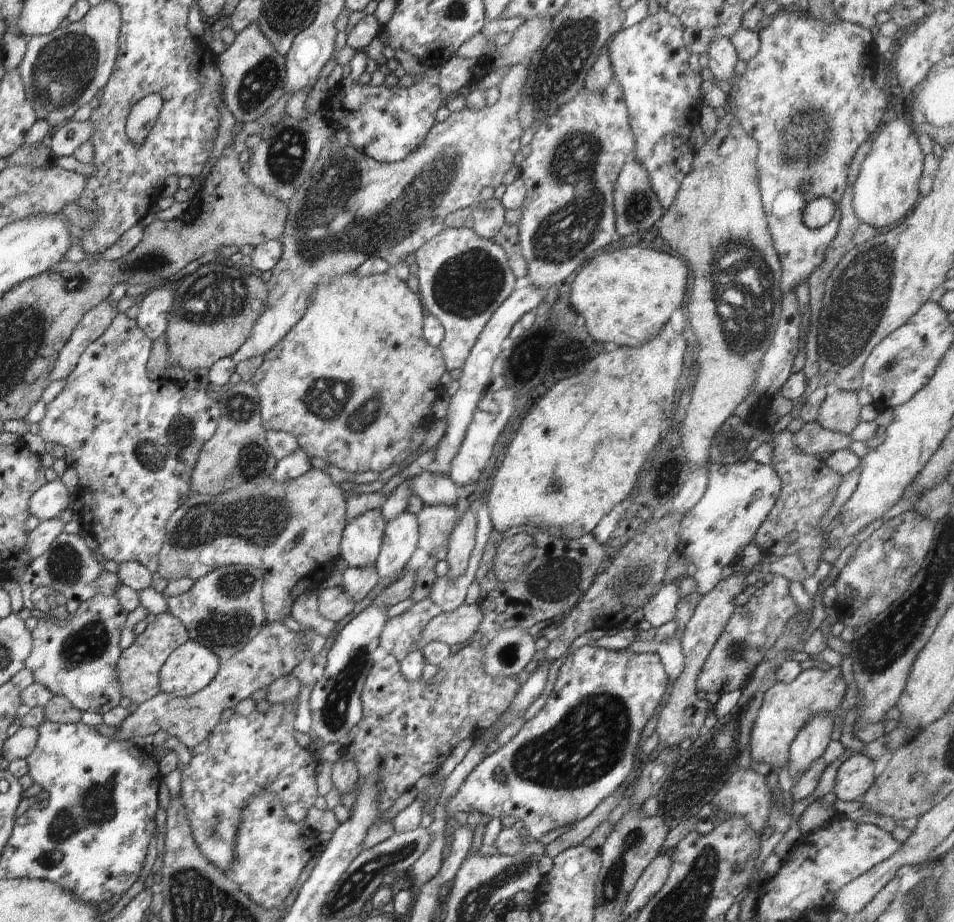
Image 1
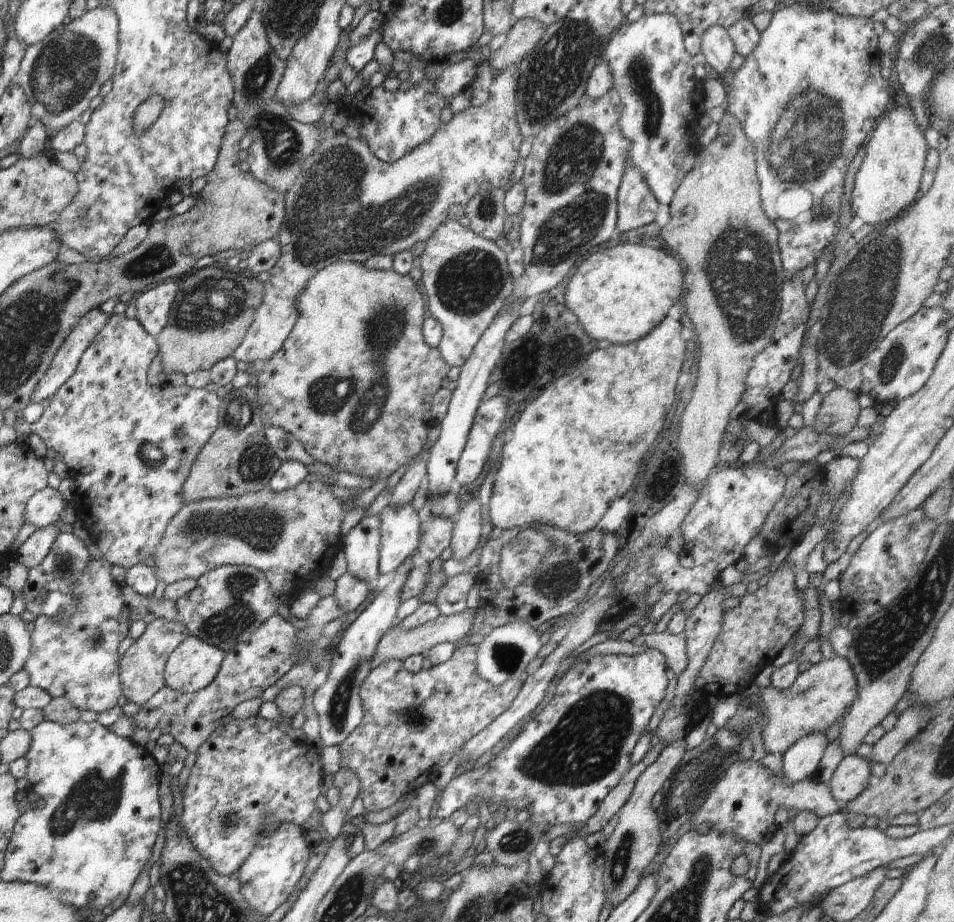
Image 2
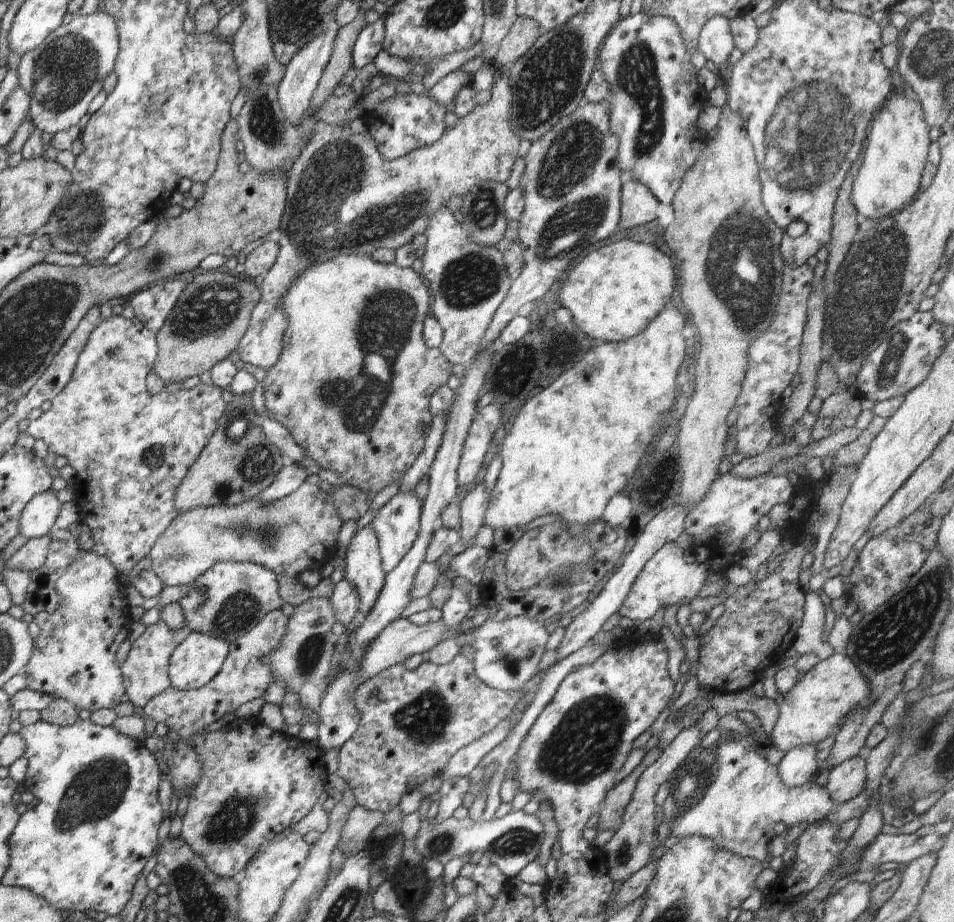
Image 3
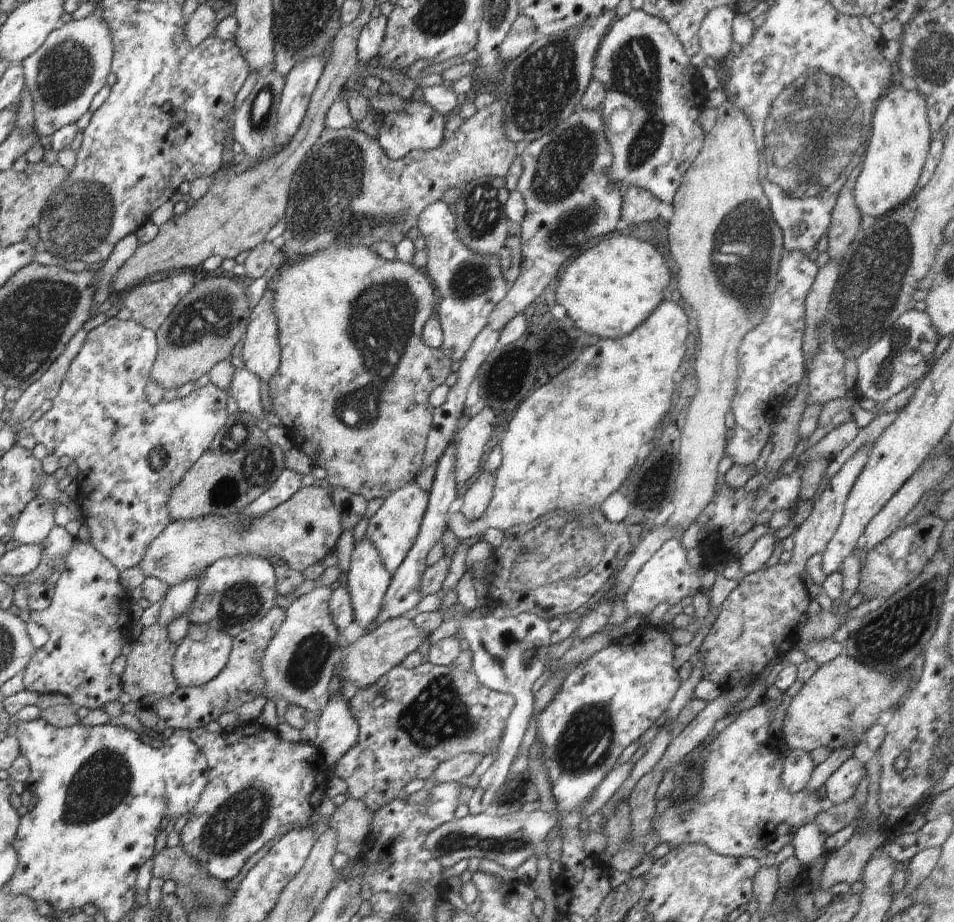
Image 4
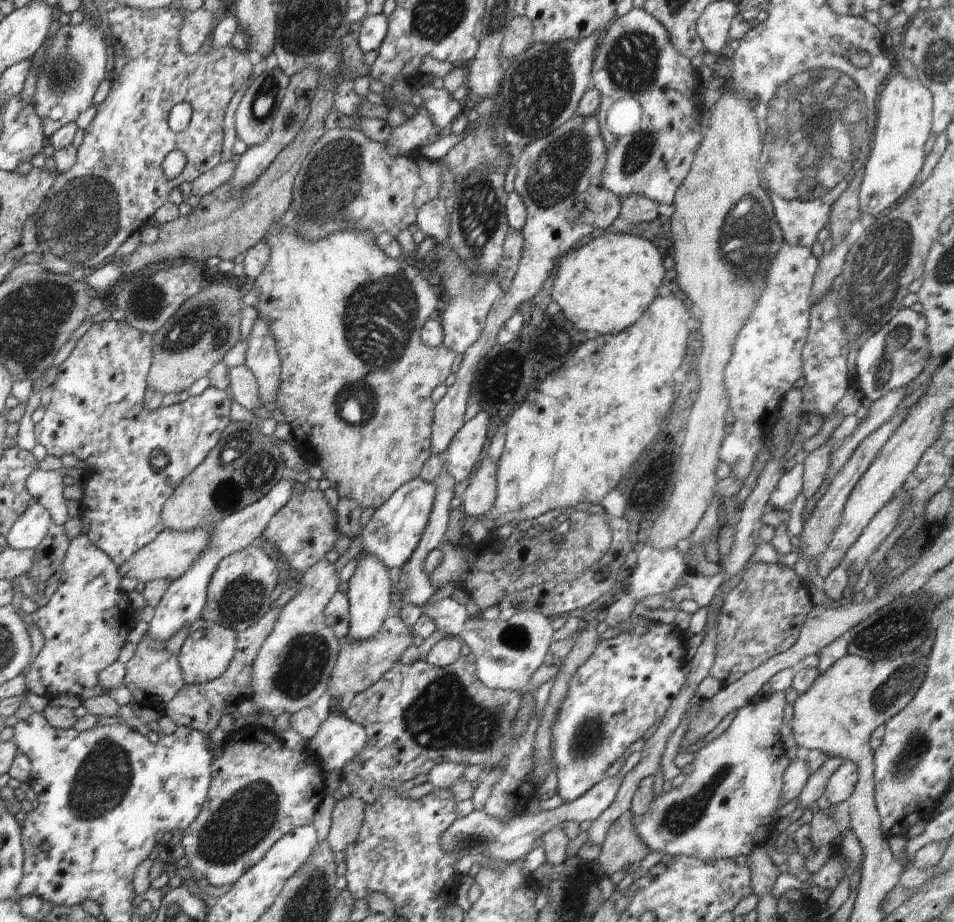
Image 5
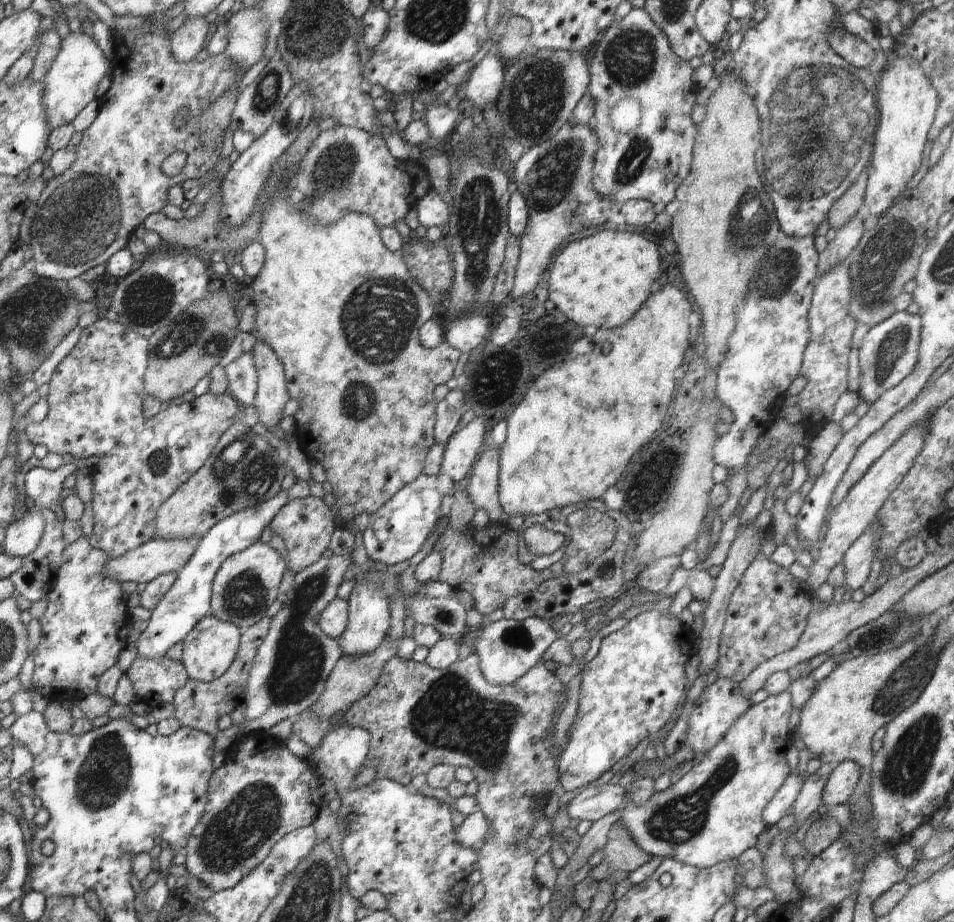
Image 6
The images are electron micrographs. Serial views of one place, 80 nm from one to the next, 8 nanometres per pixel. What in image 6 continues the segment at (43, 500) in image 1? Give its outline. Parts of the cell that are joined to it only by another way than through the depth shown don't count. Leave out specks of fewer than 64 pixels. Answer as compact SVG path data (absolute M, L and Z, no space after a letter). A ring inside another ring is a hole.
M39 507L30 508L23 518L6 529L4 554L29 559L31 553L38 547L45 528L40 510Z

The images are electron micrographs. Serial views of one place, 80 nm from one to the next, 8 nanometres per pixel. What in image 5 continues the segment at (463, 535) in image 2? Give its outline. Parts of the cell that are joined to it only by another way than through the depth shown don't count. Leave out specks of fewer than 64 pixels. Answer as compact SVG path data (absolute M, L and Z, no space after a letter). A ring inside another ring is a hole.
M484 458L482 464L476 467L476 470L471 476L472 480L466 488L466 492L462 498L464 499L464 510L468 517L480 517L484 514L488 514L494 506L494 500L497 496L497 464L491 458Z

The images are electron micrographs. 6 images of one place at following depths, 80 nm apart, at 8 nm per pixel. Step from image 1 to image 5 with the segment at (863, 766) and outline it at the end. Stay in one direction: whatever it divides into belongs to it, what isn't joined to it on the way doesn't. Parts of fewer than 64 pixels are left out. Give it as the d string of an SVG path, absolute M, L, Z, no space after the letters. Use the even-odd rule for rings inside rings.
M843 760L826 786L825 796L830 801L830 805L843 806L860 782L861 775L857 765L850 760Z

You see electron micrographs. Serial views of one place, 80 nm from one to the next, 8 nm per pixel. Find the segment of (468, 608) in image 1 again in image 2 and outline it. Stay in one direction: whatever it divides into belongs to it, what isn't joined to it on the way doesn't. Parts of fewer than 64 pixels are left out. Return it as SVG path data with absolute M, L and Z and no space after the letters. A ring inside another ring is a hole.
M466 608L455 615L446 616L441 614L438 618L425 622L422 626L409 631L396 624L379 640L375 656L372 658L373 666L378 666L388 659L396 659L403 662L409 656L424 655L428 649L440 643L456 644L458 640L462 640L470 633L472 626L474 626L474 620L476 620L476 609Z

